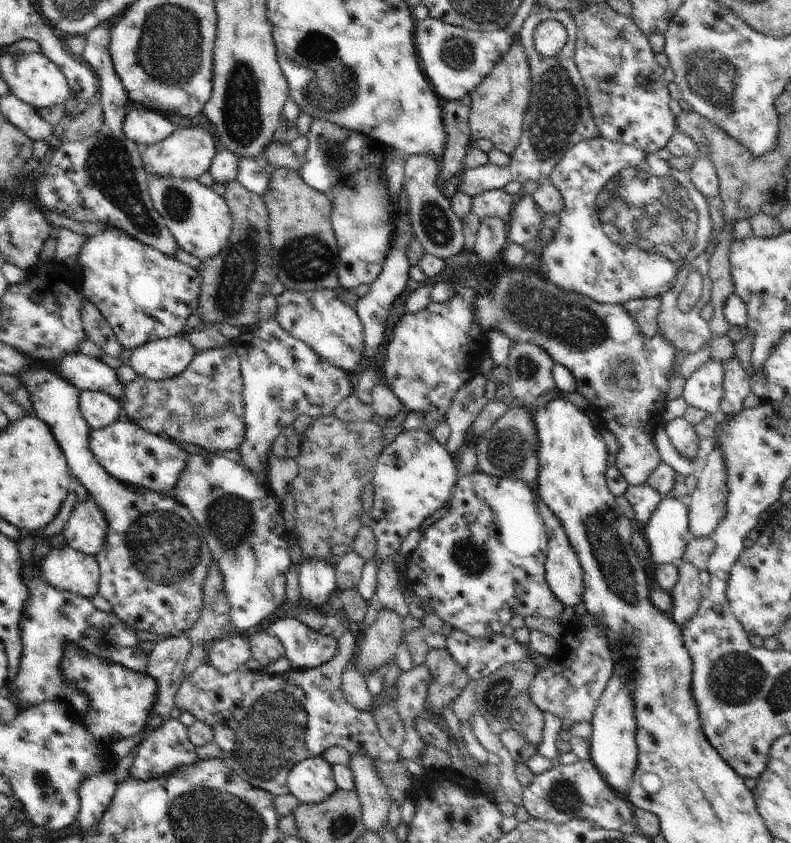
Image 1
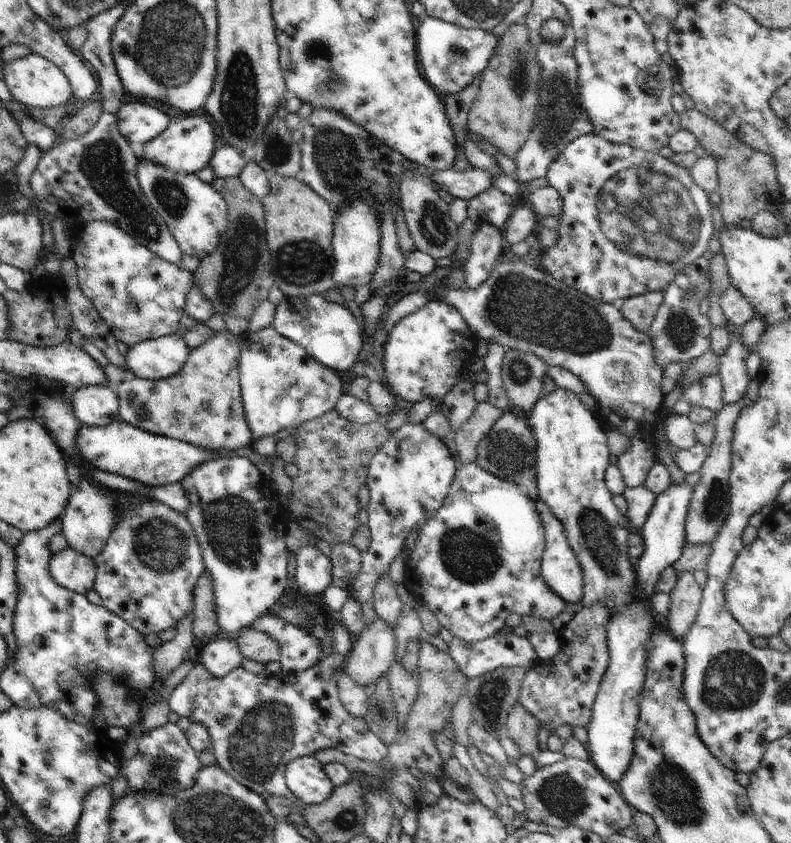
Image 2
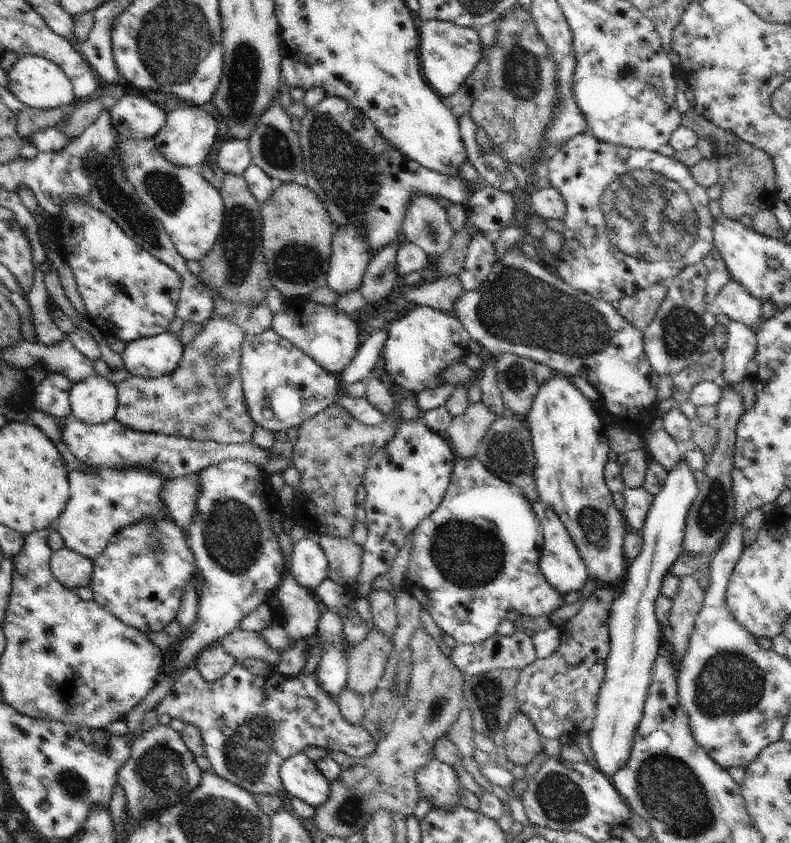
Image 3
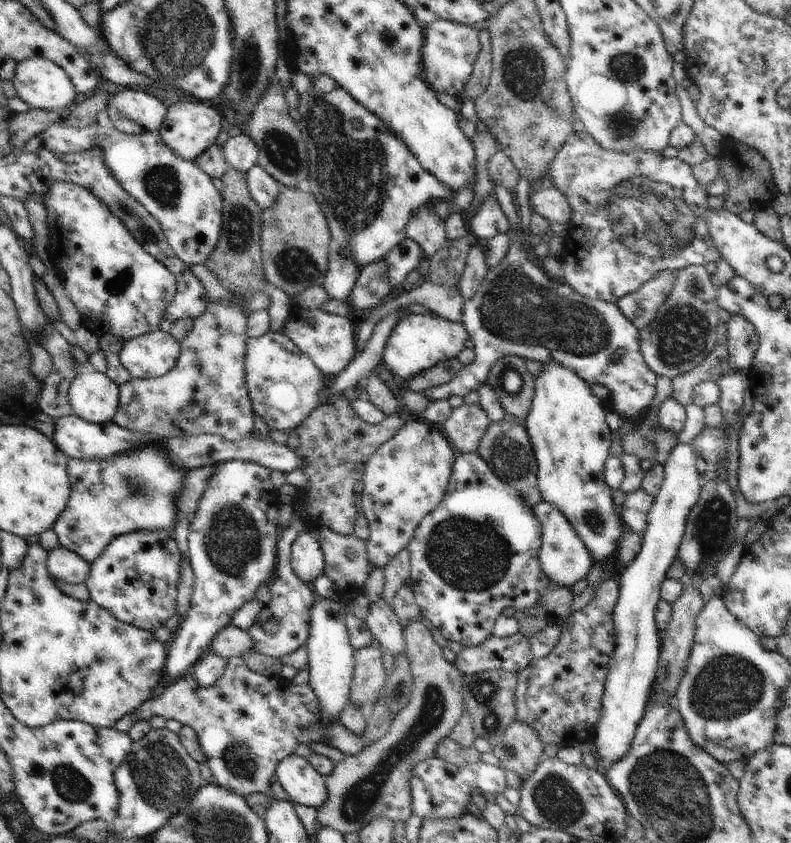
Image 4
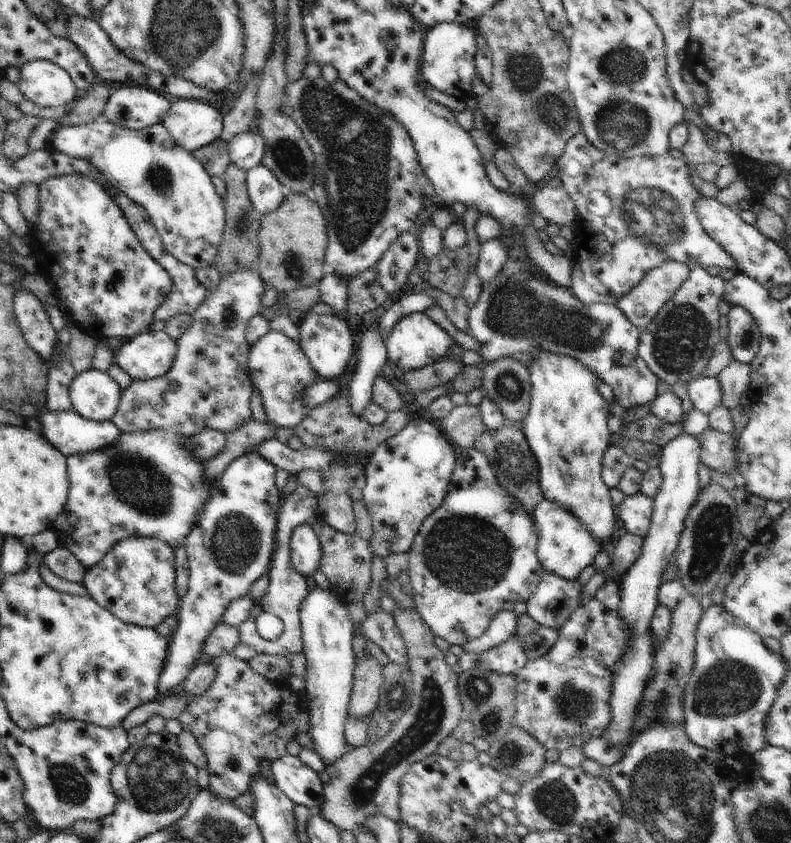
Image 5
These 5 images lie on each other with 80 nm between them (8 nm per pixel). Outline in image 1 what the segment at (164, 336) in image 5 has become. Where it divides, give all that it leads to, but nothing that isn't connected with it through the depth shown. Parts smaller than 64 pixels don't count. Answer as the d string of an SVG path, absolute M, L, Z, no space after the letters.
M181 334L148 342L132 350L128 365L137 377L164 381L184 372L196 352L194 346Z

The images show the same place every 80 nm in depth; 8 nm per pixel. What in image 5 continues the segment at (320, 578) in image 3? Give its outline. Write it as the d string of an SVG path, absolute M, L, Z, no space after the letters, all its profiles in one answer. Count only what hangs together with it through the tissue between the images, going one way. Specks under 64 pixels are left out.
M304 522L304 524L296 528L292 535L290 546L291 561L298 574L303 577L306 576L306 578L313 576L321 567L323 552L311 524Z

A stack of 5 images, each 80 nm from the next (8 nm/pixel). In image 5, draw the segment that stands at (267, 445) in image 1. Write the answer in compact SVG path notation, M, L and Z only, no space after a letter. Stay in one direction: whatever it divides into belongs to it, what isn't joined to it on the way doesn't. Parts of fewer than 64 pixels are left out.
M271 328L251 346L248 368L253 388L263 400L268 423L293 429L310 414L311 410L304 402L304 393L319 380L319 374L294 338Z

